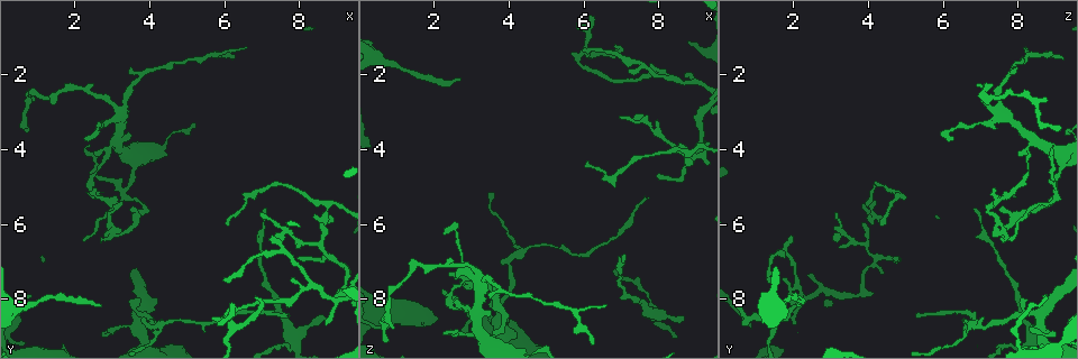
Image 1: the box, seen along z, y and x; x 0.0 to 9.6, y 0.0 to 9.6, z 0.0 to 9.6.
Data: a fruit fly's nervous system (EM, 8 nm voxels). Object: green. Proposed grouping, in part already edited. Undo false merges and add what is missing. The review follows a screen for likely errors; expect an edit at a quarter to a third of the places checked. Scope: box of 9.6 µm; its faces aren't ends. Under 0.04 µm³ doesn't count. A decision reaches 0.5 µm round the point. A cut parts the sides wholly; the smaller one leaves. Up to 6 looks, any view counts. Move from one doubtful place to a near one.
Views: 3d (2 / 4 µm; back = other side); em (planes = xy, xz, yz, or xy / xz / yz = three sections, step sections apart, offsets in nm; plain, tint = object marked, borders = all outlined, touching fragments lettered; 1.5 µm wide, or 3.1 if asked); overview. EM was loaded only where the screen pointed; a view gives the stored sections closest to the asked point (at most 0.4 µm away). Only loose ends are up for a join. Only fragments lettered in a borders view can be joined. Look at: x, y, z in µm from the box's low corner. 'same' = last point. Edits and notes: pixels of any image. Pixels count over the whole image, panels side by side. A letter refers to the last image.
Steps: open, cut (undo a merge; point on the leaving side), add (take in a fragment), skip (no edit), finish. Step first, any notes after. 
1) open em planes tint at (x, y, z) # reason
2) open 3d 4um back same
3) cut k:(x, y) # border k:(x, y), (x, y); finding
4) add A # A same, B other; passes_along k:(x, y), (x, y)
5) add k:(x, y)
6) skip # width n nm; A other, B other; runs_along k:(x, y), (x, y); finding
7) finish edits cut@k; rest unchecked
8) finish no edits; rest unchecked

open em planes plain at (6.05, 8.65, 1.50) # sharp bend

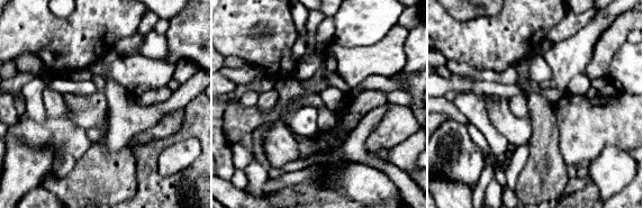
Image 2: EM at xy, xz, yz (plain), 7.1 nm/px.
open em planes borders same

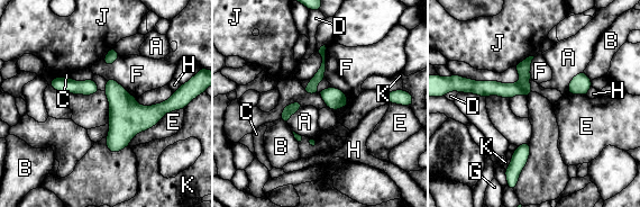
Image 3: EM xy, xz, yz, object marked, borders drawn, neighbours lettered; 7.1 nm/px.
cut 3:(487, 88) # A other, B other, C other, D other, E other, F other, G other, H other, J other, K other; border 3:(518, 83), (523, 93); a second neuron is stuck on

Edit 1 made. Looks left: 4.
open overview # redraw

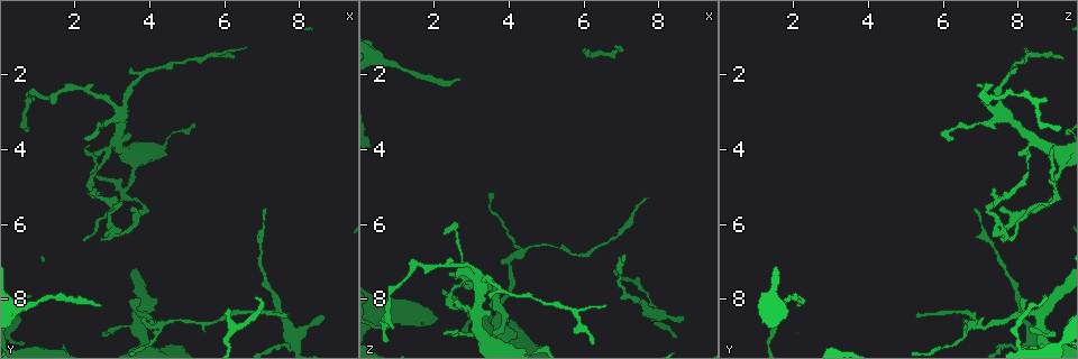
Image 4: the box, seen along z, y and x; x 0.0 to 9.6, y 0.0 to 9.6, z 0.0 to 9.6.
open em xz step 8 tint at (3.35, 5.35, 9.00) # sharp bend

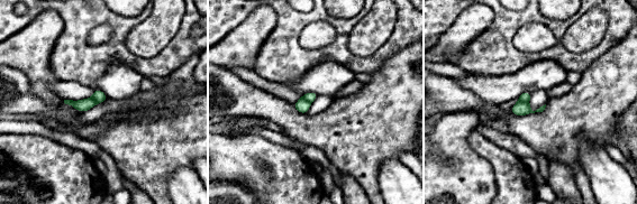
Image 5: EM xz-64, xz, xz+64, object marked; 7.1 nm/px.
open em planes borders same # cut it another way

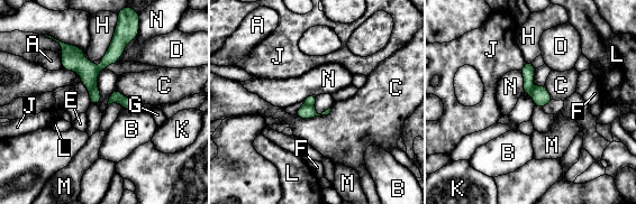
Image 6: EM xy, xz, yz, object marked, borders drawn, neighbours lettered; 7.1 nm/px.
cut 6:(73, 58) # longest_contact C 280 nm; A other, B other, C other, D other, E other, F other, G other, H other, J other, K other, L other, M other, N other; border 6:(98, 68), (94, 75), (97, 86); two neurons meet here

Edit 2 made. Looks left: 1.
finish edits cut@3, cut@6; rest unchecked

